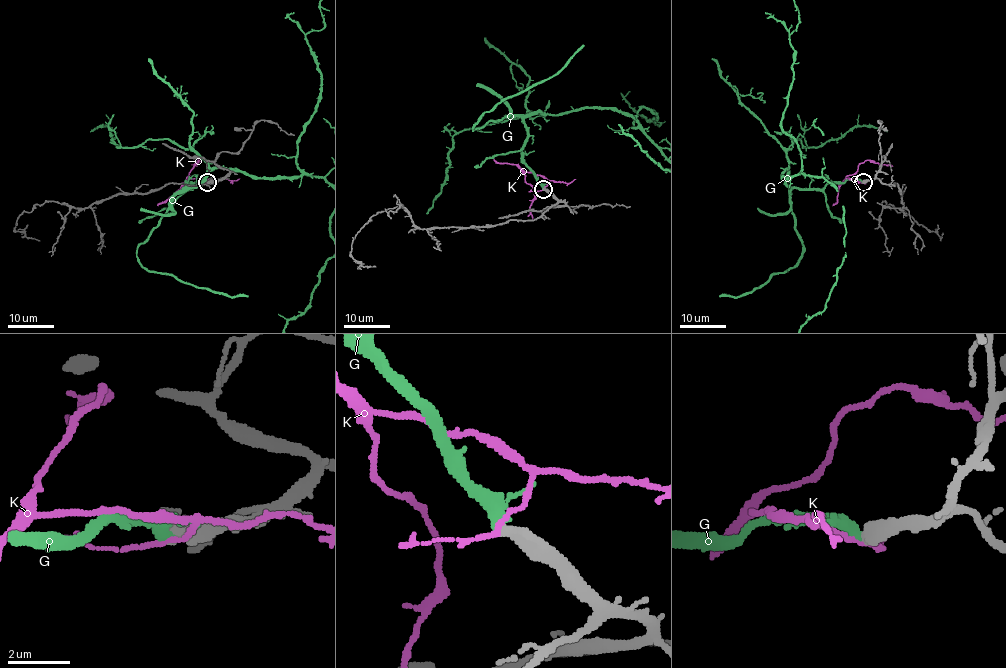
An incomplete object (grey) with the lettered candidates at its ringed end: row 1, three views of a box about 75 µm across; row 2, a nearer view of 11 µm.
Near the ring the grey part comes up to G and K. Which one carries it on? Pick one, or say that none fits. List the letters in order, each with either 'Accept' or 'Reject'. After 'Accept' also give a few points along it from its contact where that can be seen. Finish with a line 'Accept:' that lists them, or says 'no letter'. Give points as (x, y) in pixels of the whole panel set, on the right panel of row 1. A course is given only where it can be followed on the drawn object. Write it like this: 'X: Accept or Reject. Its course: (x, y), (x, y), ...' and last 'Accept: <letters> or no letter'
G: Accept. Its course: (862, 182), (793, 188), (782, 174), (821, 176), (838, 193), (845, 253), (826, 307)
K: Reject
Accept: G

